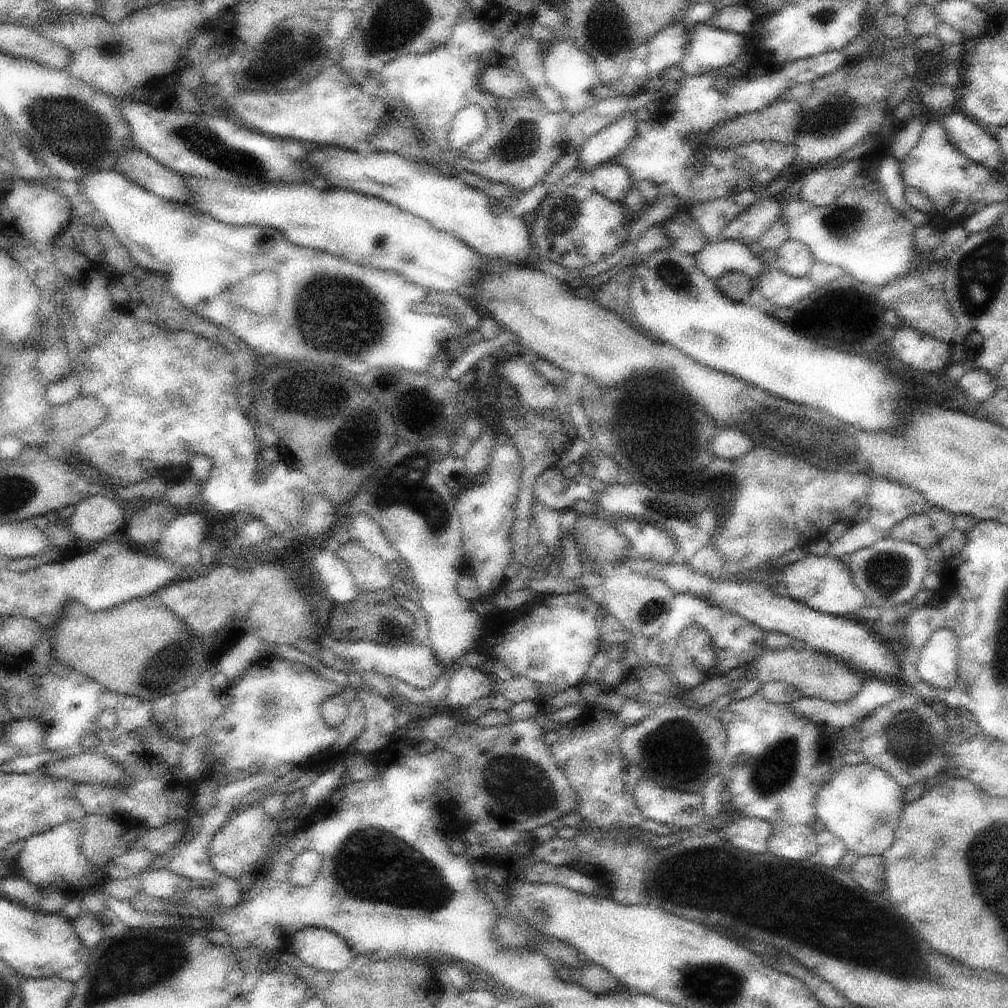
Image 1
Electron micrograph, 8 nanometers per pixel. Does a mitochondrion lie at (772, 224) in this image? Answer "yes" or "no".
no

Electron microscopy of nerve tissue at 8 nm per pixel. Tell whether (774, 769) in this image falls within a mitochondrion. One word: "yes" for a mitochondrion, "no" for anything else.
yes

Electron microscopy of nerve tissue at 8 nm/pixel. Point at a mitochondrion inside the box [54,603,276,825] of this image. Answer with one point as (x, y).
(184, 651)

